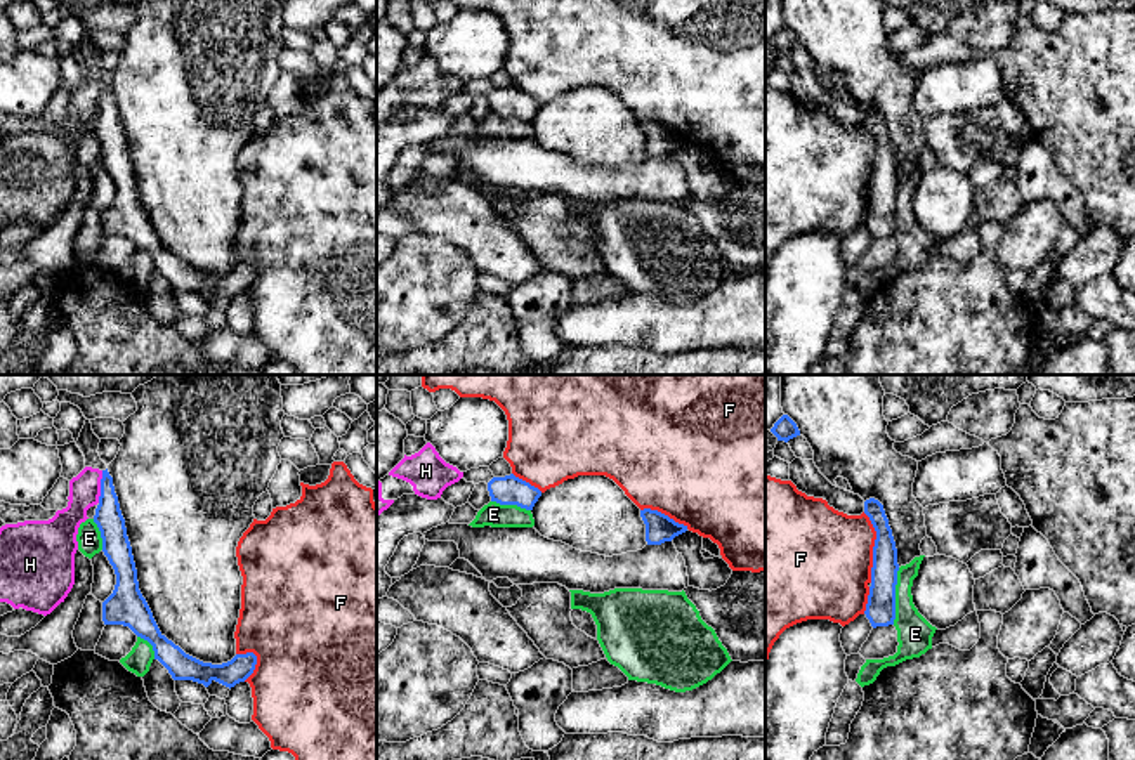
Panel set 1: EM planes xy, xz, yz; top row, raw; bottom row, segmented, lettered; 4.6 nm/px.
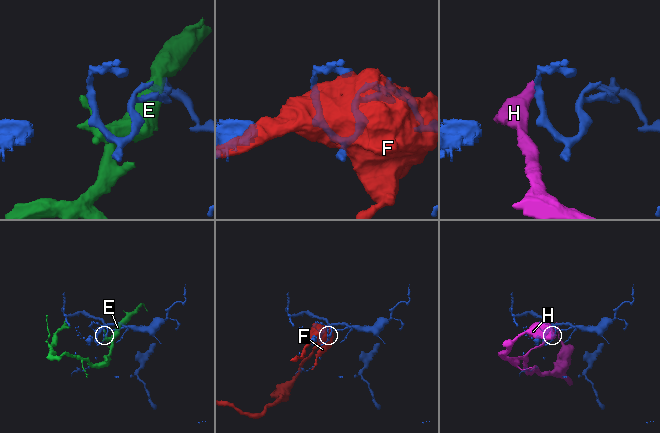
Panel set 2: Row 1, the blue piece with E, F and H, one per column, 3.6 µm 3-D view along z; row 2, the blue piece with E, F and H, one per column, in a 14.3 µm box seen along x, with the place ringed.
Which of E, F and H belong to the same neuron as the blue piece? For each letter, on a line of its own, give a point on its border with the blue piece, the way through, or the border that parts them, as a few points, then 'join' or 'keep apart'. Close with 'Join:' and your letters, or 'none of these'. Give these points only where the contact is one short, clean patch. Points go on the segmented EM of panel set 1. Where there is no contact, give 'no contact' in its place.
E: yz (894, 596) | keep apart
F: yz (873, 547) | keep apart
H: xy (101, 486) | along xy (103, 471), (98, 502) | keep apart
Join: none of these

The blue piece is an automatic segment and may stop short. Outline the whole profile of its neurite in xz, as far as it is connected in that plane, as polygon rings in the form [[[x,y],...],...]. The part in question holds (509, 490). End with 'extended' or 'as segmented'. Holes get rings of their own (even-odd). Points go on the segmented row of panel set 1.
[[[514,474],[505,477],[493,477],[488,482],[491,501],[500,505],[517,505],[526,510],[533,510],[535,503],[541,496],[541,491],[529,482],[515,477]]]; as segmented

